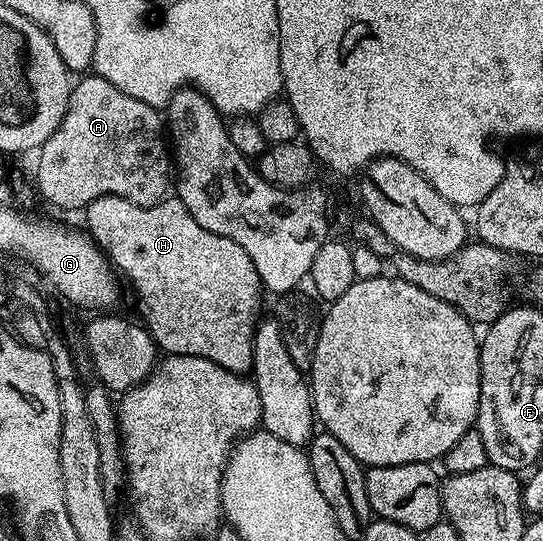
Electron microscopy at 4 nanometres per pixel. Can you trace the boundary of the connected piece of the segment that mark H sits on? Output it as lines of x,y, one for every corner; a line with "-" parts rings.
102,195
91,201
86,216
88,236
119,270
123,280
132,281
140,313
144,316
143,324
156,341
157,350
168,355
210,359
210,363
218,363
218,367
231,373
244,375
251,370
252,344
261,316
262,286
250,255
238,243
204,230
179,199
165,199
157,205
135,205
118,195

